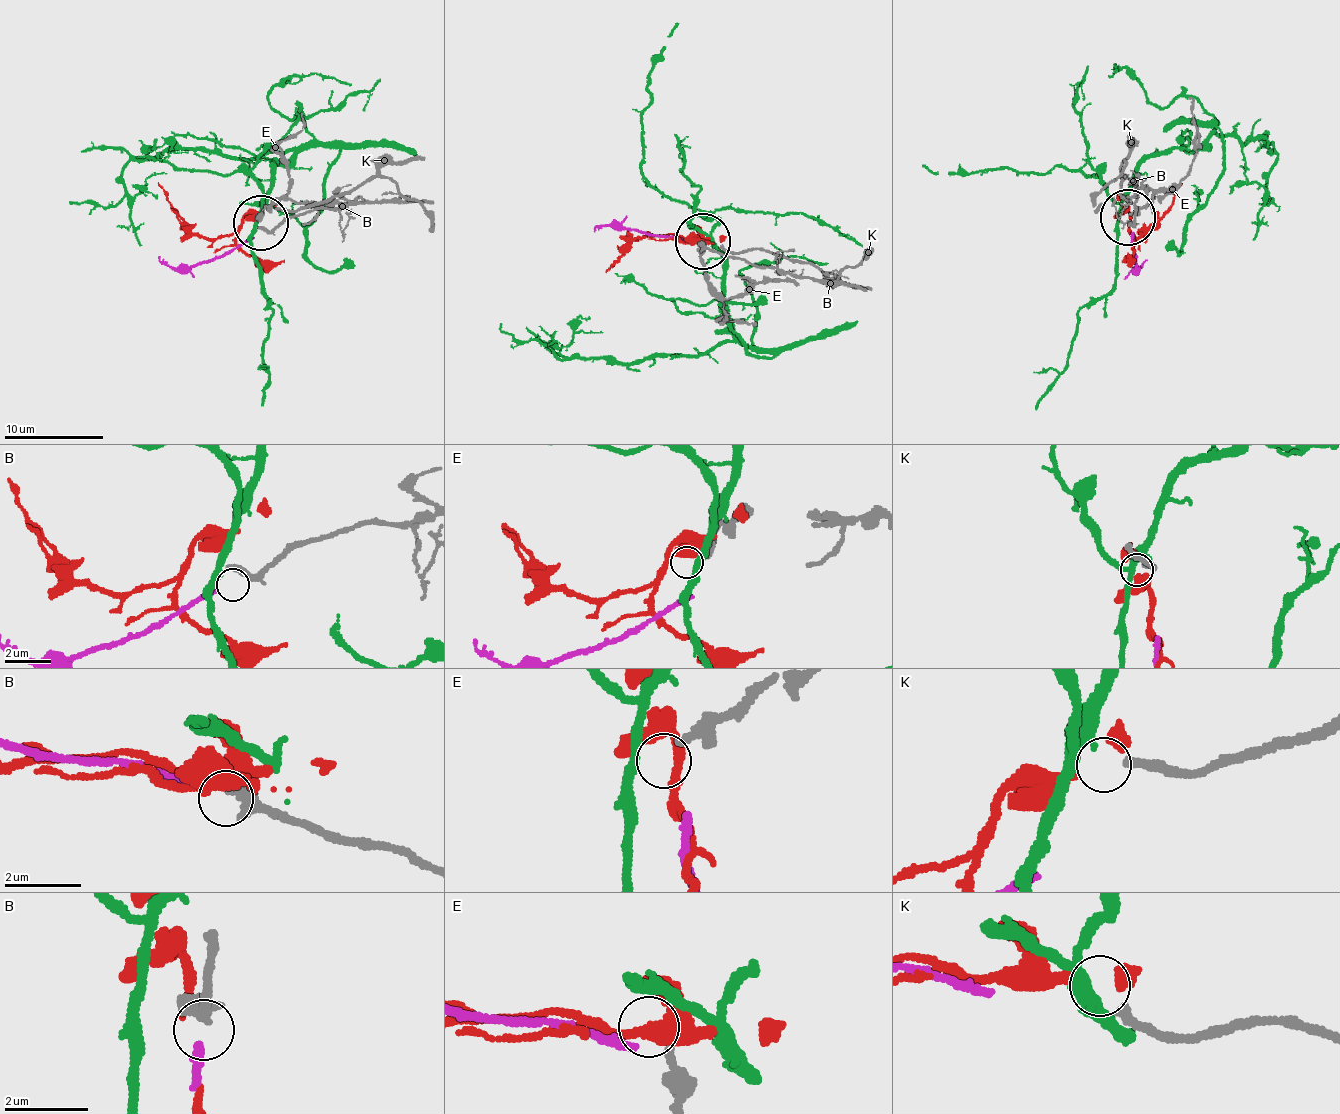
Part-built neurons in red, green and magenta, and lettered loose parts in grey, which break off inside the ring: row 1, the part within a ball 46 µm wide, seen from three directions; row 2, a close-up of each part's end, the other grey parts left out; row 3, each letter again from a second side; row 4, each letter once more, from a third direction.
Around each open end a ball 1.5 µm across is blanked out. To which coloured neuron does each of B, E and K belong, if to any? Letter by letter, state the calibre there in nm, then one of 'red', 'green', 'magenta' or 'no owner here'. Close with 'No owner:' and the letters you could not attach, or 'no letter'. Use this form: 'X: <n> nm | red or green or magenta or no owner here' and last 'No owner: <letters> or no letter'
B: 440 nm | magenta
E: 280 nm | no owner here
K: 240 nm | red
No owner: E

